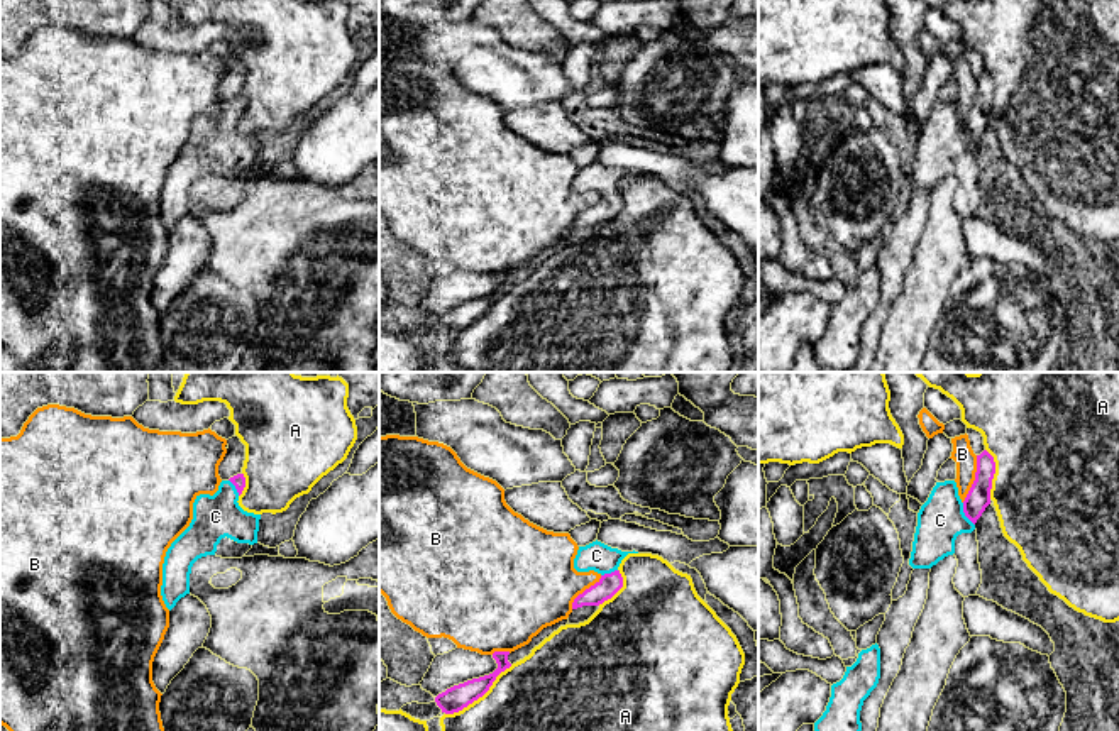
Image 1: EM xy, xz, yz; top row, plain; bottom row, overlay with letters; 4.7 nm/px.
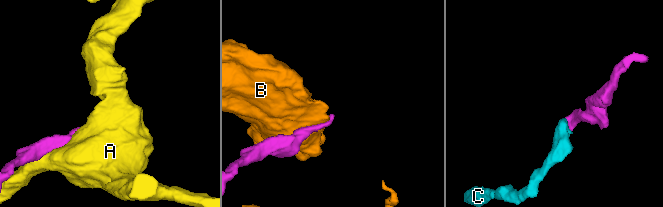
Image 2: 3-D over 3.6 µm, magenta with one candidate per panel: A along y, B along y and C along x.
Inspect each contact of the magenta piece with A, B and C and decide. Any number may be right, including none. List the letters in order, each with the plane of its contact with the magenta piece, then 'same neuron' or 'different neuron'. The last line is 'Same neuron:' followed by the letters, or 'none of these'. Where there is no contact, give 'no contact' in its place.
A: meets magenta in xz; different neuron
B: meets magenta in yz; different neuron
C: meets magenta in yz; same neuron
Same neuron: C

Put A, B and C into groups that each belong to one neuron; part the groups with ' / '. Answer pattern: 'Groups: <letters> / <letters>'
Groups: A / B / C

